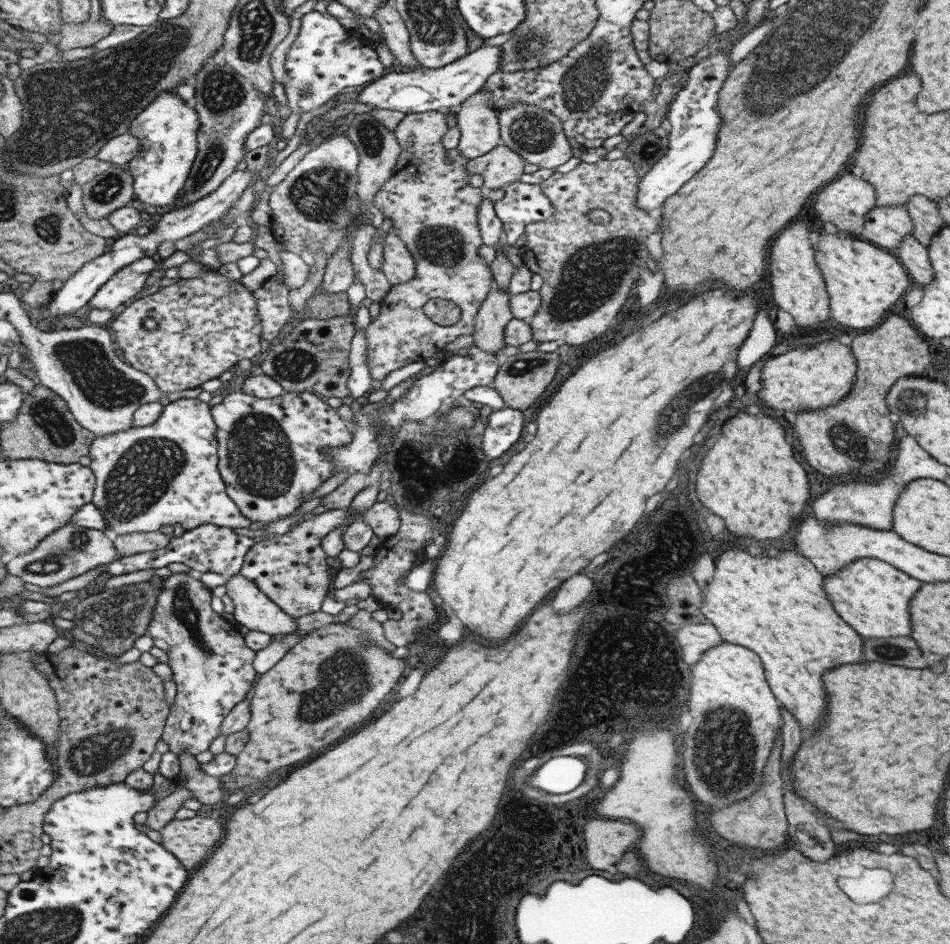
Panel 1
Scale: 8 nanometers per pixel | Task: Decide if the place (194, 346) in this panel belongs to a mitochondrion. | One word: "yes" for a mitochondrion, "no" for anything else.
no

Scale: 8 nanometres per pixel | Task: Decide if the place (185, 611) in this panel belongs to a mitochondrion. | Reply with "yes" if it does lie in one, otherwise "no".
yes

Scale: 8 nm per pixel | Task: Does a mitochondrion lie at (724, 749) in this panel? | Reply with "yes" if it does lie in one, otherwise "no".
yes

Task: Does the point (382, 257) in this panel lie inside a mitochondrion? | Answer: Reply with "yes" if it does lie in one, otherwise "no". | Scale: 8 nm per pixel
no

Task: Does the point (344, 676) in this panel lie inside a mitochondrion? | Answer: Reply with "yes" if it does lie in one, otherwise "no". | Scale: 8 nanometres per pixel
yes

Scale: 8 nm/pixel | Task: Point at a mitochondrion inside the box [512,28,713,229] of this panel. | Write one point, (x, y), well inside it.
(583, 83)

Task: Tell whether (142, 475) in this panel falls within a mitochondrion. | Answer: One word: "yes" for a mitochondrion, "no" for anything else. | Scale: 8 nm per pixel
yes

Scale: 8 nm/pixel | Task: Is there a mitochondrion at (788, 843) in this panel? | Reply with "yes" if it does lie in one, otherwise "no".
no

